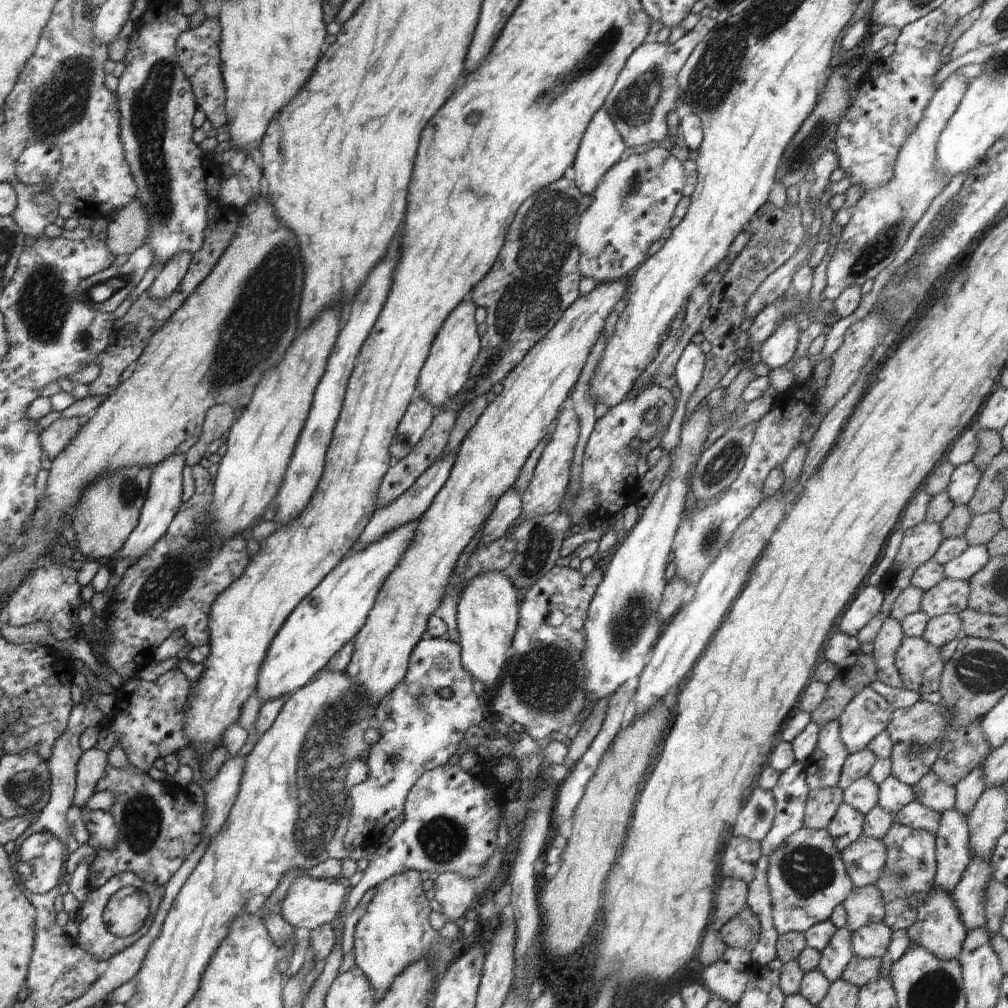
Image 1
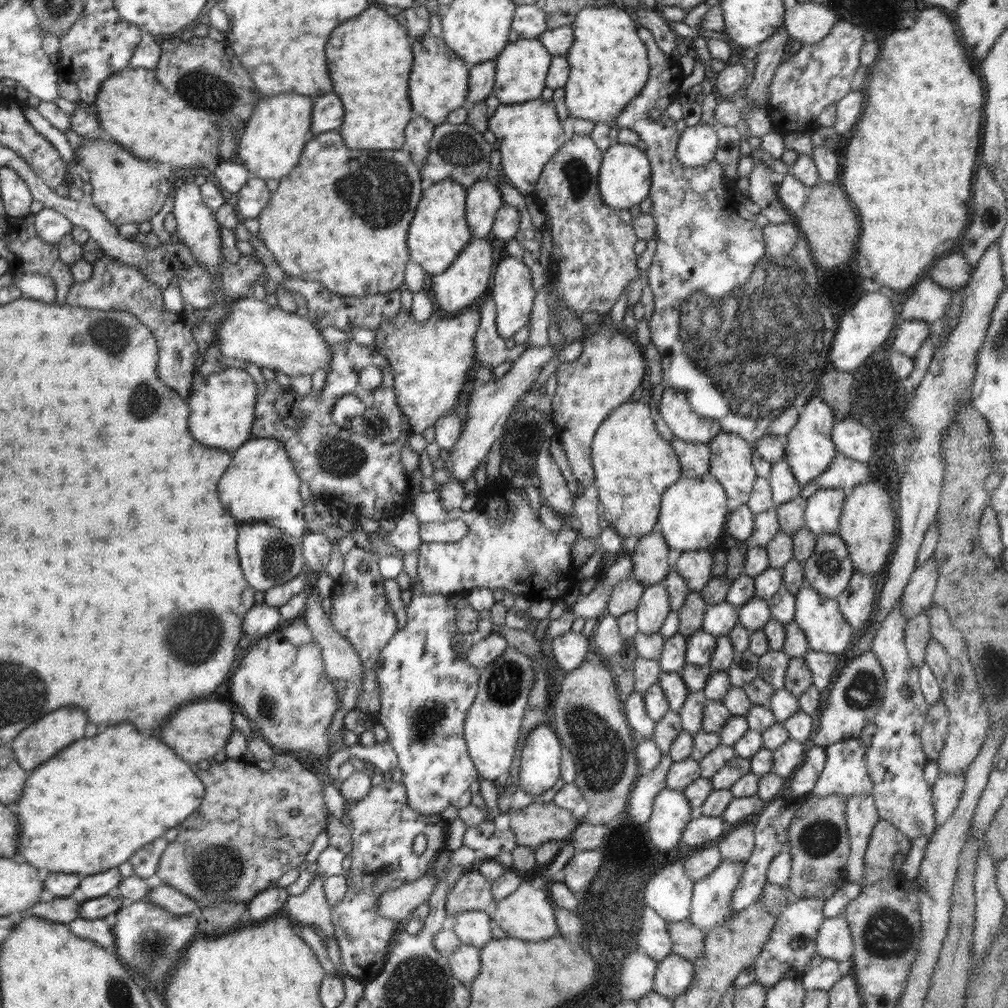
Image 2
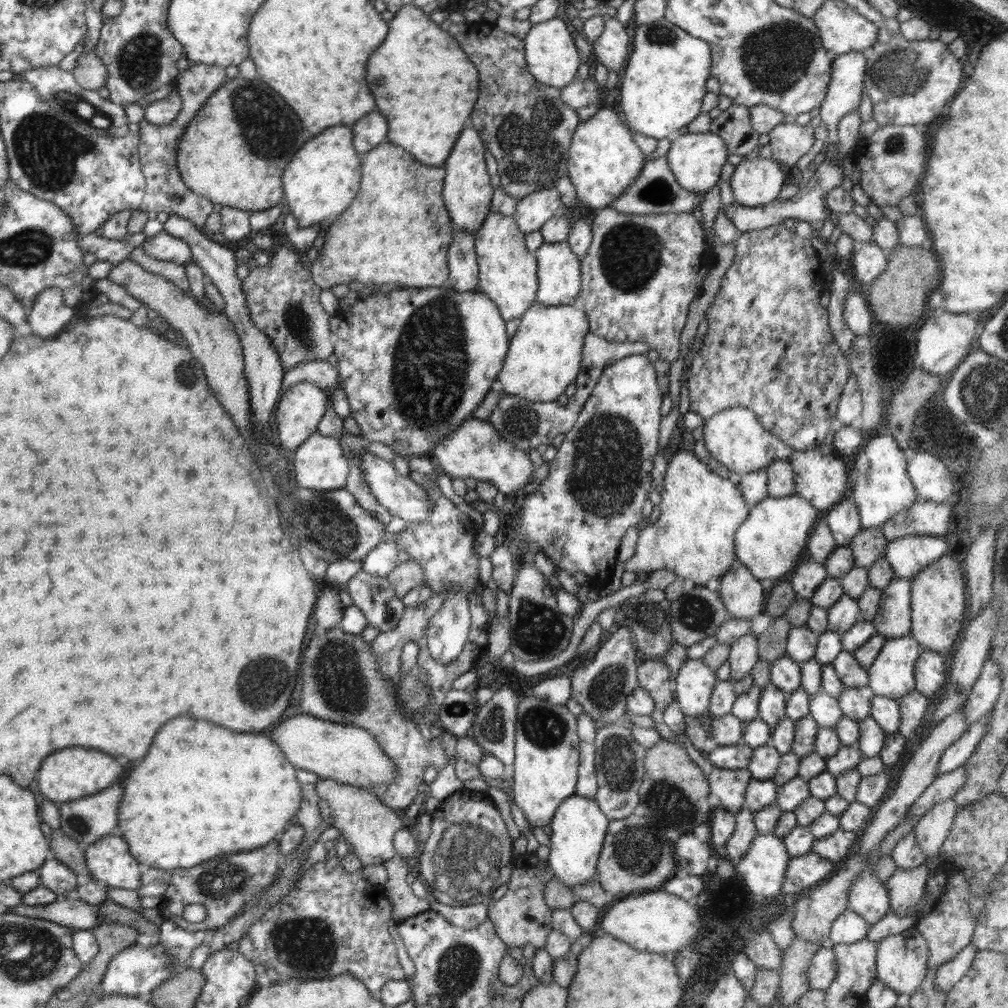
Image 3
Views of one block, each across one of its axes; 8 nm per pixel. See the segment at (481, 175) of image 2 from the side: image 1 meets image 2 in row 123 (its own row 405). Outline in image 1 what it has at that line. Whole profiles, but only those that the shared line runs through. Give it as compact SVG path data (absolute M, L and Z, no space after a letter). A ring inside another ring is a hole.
M562 177L520 205L496 266L470 294L476 307L482 306L487 312L487 330L481 337L478 358L470 368L470 378L466 386L436 412L446 410L462 394L465 399L457 405L460 410L478 396L488 394L526 358L526 354L550 332L568 306L578 298L580 252L575 238L580 216L592 200L593 196L582 194L573 180Z

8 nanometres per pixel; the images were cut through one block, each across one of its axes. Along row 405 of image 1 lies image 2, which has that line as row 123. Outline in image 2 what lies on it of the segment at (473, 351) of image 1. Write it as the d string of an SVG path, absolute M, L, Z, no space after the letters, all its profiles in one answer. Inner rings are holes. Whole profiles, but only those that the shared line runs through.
M427 33L420 40L411 38L410 46L414 60L409 78L409 96L414 116L429 120L435 126L444 124L451 112L466 107L469 98L468 68L441 37Z

